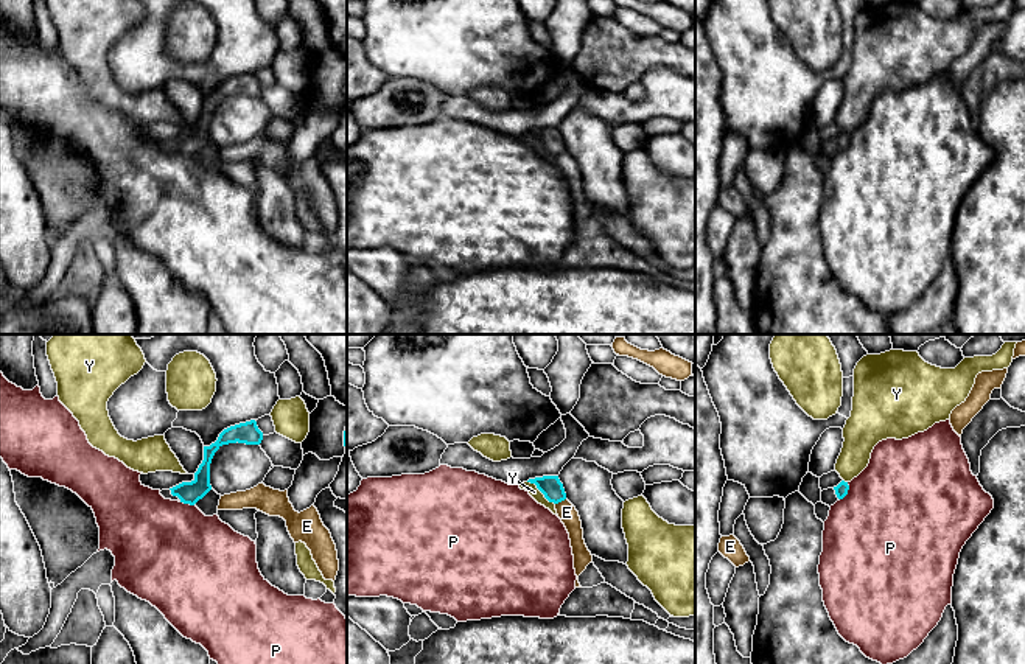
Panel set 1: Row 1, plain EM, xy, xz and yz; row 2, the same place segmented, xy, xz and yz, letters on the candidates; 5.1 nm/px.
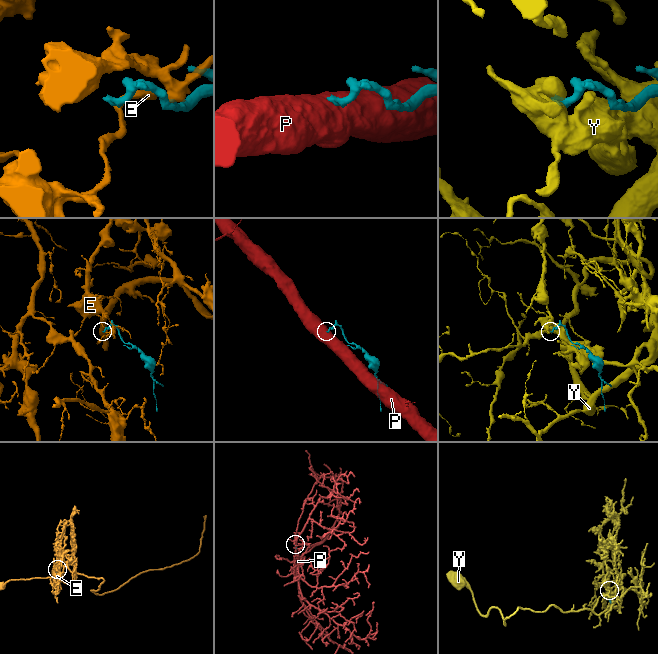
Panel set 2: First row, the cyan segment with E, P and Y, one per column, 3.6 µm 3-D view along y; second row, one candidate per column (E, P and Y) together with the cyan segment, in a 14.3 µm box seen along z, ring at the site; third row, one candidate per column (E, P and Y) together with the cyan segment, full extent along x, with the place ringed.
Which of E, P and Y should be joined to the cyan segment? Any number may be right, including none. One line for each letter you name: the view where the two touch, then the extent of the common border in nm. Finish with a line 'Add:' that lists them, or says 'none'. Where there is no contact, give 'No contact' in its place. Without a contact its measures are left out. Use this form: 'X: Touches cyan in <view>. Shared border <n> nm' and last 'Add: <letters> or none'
Add: none

